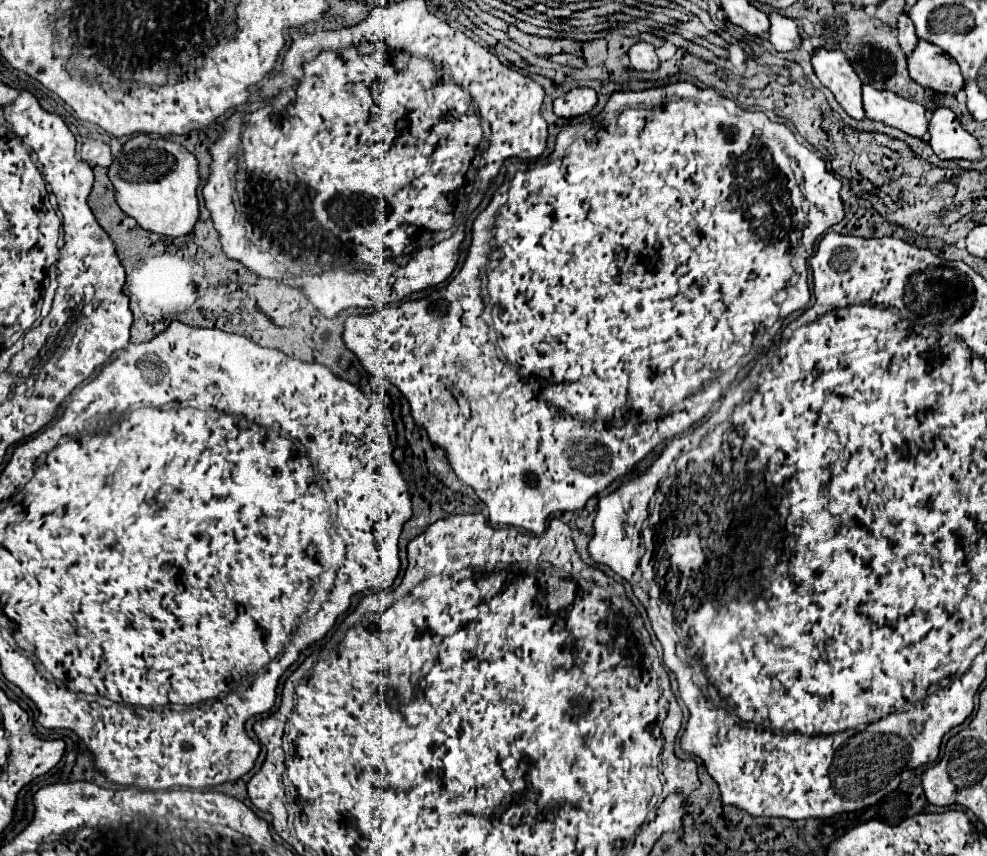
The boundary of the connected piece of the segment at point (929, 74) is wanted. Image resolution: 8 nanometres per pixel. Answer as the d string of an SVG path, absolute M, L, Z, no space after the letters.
M919 40L913 52L907 56L907 68L909 76L917 80L921 86L933 88L935 92L947 92L947 94L957 94L963 88L963 76L959 72L959 66L955 60L951 60L939 46L929 44L925 40Z

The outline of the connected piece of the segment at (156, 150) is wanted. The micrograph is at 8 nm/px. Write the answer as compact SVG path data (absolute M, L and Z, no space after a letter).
M137 134L123 146L121 156L113 160L109 178L115 186L117 204L121 204L121 210L135 218L141 228L173 238L193 230L199 218L199 162L181 144Z

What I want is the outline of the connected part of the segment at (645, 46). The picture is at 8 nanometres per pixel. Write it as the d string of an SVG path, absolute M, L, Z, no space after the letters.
M635 42L629 50L627 50L627 56L629 56L629 62L631 62L631 68L637 68L637 70L655 70L659 66L659 58L655 54L655 48L653 44L649 42Z

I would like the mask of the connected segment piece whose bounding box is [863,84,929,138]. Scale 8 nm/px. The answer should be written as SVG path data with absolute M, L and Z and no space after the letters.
M863 84L863 108L867 118L881 120L915 138L923 138L927 132L927 110L895 92L875 90L871 84Z

